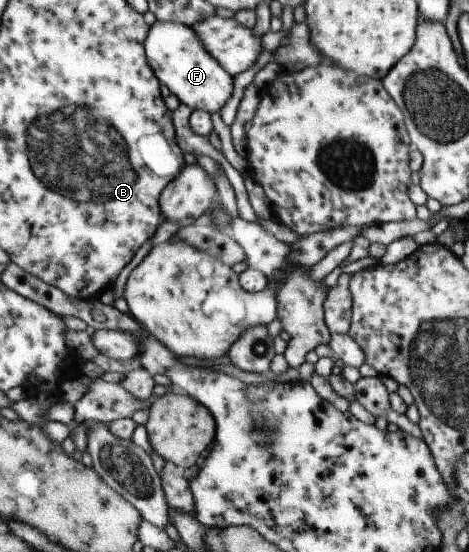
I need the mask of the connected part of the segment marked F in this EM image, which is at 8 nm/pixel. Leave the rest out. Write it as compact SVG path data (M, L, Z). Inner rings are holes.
M158 21L146 41L147 59L162 85L167 85L183 104L194 110L219 113L235 95L235 76L213 57L193 26L179 22Z

